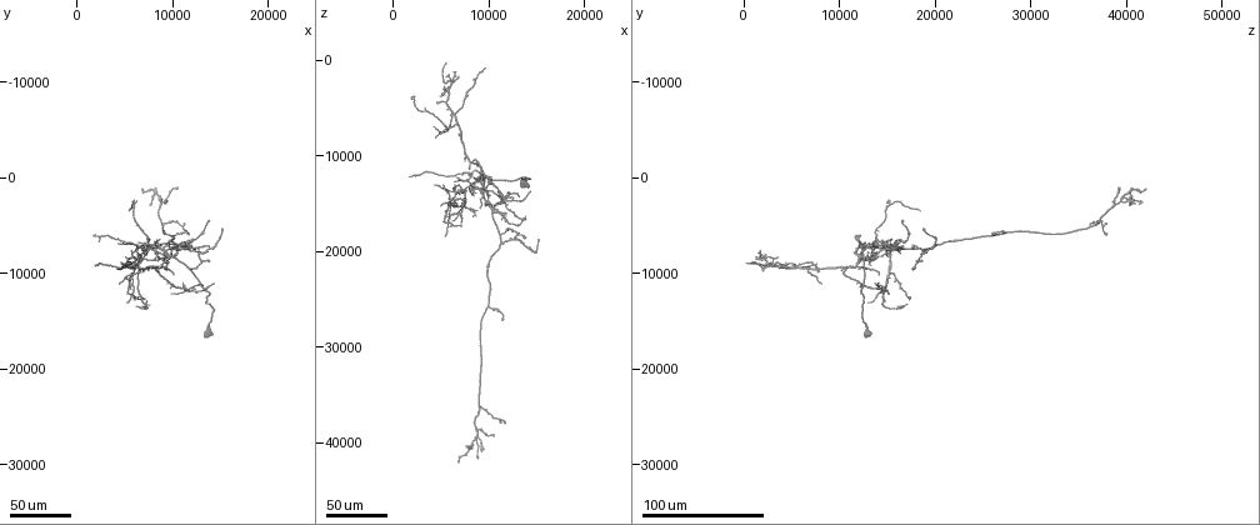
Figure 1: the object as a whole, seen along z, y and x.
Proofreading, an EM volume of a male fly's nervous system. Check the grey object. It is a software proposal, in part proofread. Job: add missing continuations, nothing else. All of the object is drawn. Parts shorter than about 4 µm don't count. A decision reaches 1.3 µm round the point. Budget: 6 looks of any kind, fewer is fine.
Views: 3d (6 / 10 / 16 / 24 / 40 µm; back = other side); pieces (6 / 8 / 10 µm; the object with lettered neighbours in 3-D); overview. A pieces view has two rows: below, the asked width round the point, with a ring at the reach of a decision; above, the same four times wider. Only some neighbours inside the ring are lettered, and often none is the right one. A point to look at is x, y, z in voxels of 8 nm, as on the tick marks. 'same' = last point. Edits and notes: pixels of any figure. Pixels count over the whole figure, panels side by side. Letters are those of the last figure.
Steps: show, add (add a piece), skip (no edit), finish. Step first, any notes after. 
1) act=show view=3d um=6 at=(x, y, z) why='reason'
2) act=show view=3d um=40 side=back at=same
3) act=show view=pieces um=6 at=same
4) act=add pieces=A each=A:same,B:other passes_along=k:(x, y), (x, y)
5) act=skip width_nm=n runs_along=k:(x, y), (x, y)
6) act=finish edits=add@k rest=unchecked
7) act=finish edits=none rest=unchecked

act=show view=3d um=24 at=(6800, 12600, 17200) why='end of a long branch'

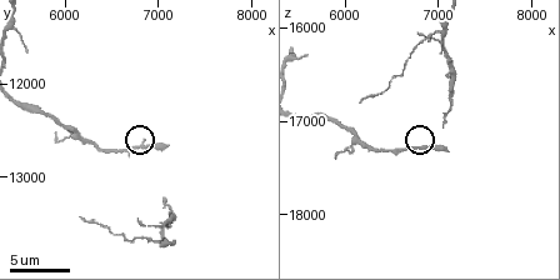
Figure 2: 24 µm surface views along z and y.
act=show view=3d um=10 at=(7100, 12650, 17300)

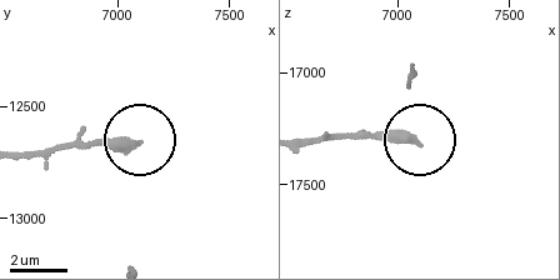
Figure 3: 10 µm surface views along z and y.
act=show view=pieces um=8 at=(7100, 12670, 17310)

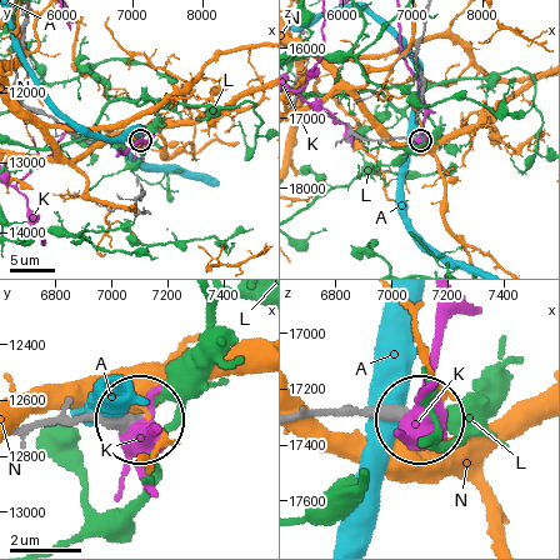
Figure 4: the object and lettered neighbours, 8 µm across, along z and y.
act=skip each=A:other,K:other,L:other,N:other runs_along=4:(20, 426), (134, 418) found='no lettered piece goes on from it'

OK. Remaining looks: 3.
act=show view=3d um=24 at=(14600, 11200, 13800) why='end of a long branch'

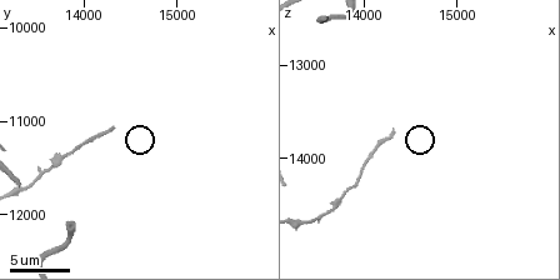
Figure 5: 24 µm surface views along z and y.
act=show view=pieces um=10 at=(14300, 11050, 13700)

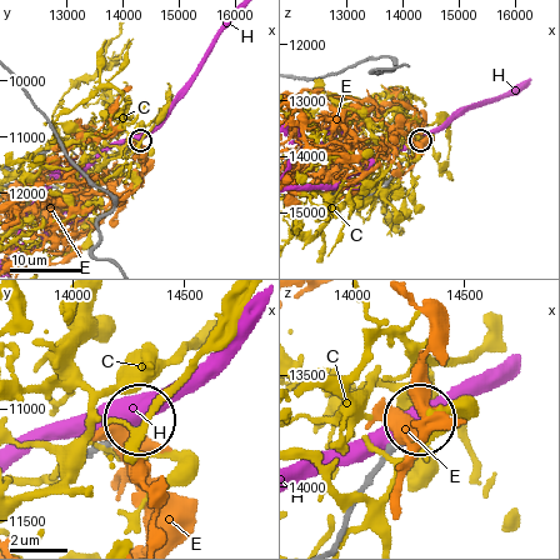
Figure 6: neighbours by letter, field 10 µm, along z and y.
act=skip width_nm=190 each=C:other,E:other,H:other found='none of them fits'

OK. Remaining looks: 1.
act=finish edits=none rest=unchecked

